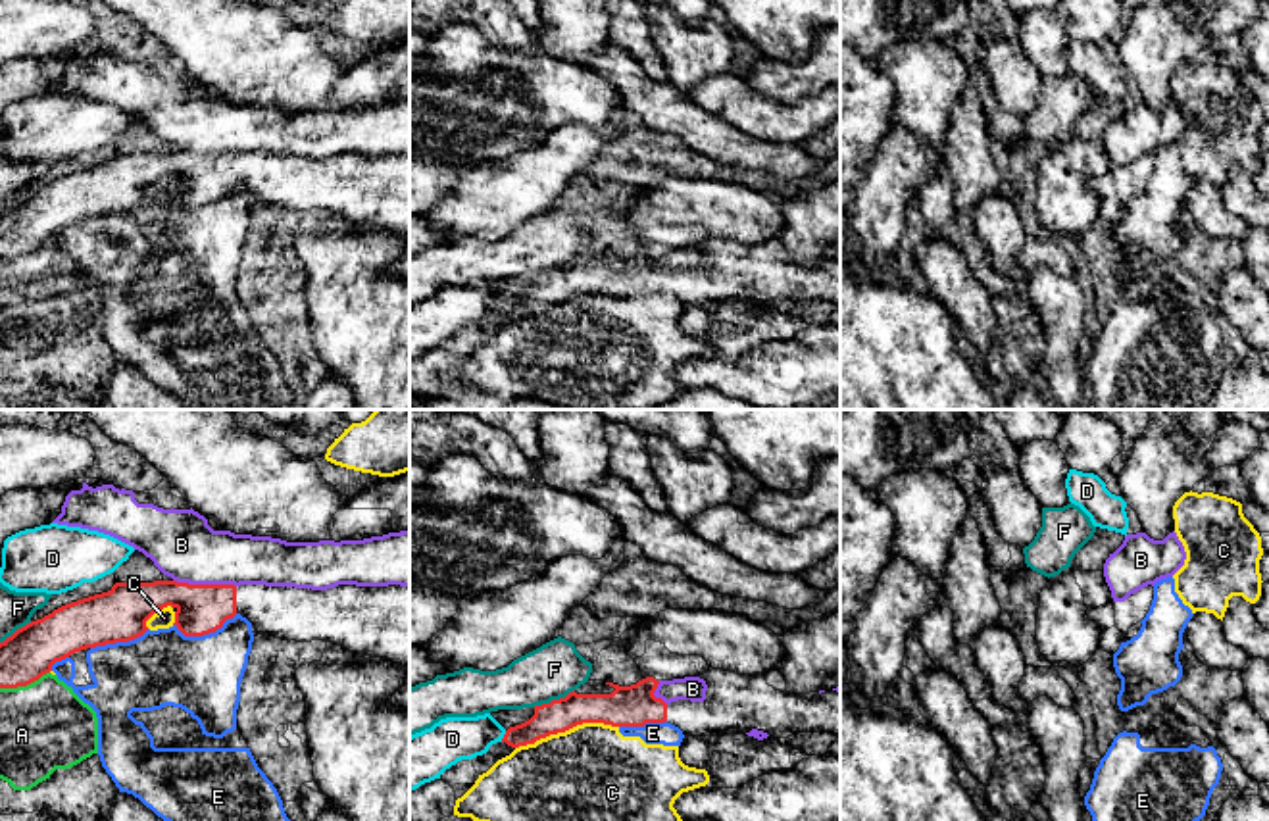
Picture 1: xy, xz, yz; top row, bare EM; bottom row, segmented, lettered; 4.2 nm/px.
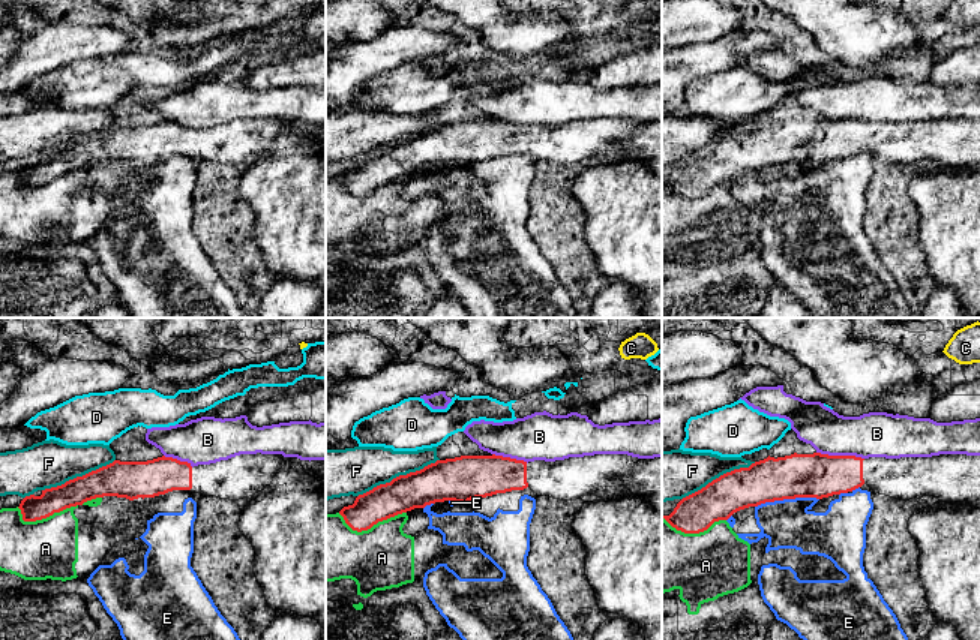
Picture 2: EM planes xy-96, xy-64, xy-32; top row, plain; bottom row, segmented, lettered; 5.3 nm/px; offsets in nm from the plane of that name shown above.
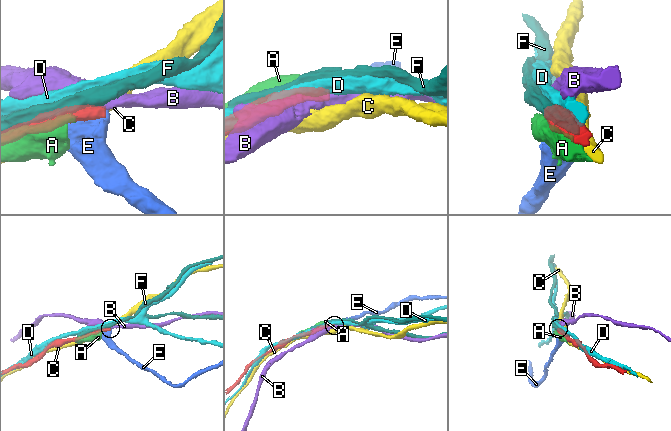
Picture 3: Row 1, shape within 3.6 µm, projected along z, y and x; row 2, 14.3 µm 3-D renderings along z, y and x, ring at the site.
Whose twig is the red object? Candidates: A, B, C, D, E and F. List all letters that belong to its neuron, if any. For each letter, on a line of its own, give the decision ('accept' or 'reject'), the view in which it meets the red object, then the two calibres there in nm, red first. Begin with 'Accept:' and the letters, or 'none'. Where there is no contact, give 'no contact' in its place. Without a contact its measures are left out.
Accept: none
A: reject | xy | 220/380 nm
B: reject | xy | 200/280 nm
C: reject | xz | 160/480 nm
D: reject | xz | 140/190 nm
E: reject | xy | 200/320 nm
F: reject | xz | 140/240 nm

